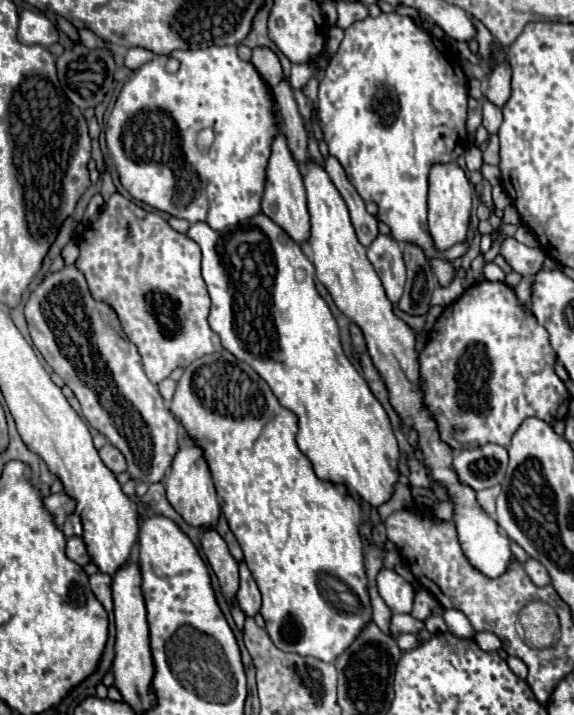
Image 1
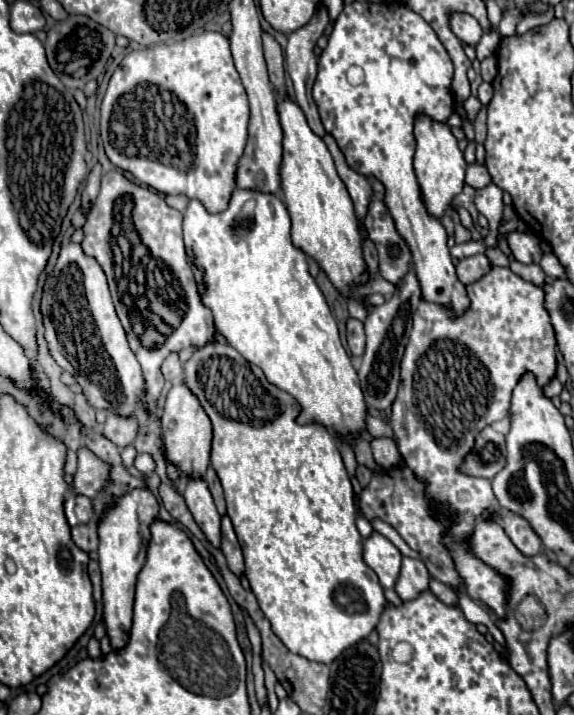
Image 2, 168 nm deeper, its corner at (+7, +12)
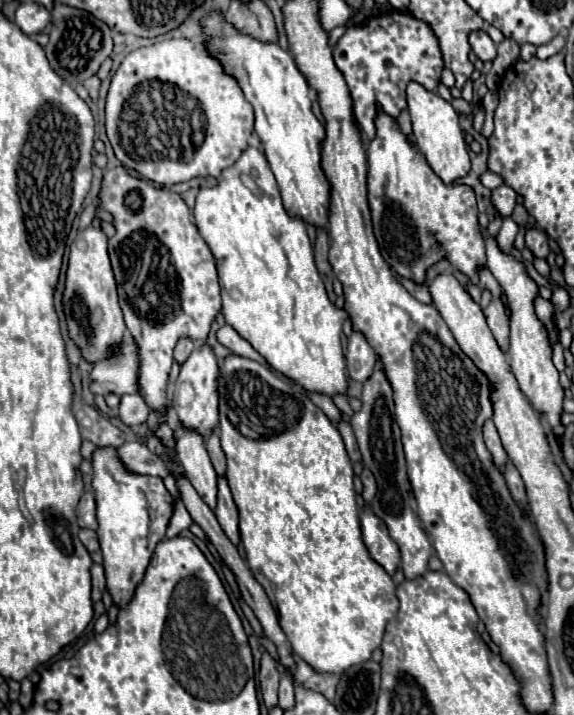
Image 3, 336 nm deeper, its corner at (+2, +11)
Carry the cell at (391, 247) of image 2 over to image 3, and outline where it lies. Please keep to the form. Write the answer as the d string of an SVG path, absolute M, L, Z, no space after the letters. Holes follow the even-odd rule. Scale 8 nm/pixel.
M379 105L375 129L377 129L375 137L367 143L367 197L373 219L373 231L383 259L401 277L423 285L427 269L431 267L431 241L433 241L433 265L445 257L449 259L453 271L467 275L471 285L479 285L479 271L485 267L485 243L481 239L481 225L477 221L479 211L475 191L469 185L459 183L445 185L427 165L417 145L401 131L399 123L391 115L387 115Z

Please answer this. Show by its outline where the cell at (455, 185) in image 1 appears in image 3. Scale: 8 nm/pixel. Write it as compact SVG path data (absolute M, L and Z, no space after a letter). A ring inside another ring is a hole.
M411 81L407 85L405 93L407 93L407 109L409 109L409 115L411 115L411 123L413 123L415 143L419 147L419 151L425 155L429 167L435 171L435 175L443 183L453 183L455 179L465 177L471 163L469 163L467 145L465 145L465 139L463 139L463 131L461 131L461 125L459 125L457 111L451 107L451 103L447 103L435 91L429 91L415 81Z

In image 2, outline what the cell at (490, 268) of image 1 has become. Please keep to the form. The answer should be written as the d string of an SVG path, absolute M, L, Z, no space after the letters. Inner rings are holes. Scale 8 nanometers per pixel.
M488 184L482 190L476 190L476 208L480 214L484 214L488 218L489 233L483 239L487 247L496 244L498 236L498 224L503 218L503 191L496 184Z

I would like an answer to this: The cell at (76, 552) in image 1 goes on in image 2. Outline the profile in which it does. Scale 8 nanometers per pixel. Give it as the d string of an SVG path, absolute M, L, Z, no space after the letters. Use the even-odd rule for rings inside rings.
M78 524L78 526L74 526L72 528L72 540L84 552L92 552L92 550L98 548L98 536L90 528L90 524Z

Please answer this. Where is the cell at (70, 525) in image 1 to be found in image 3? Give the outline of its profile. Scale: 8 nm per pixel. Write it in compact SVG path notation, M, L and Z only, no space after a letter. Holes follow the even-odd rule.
M91 491L83 493L83 497L80 498L78 503L76 514L79 527L97 529L96 502Z

